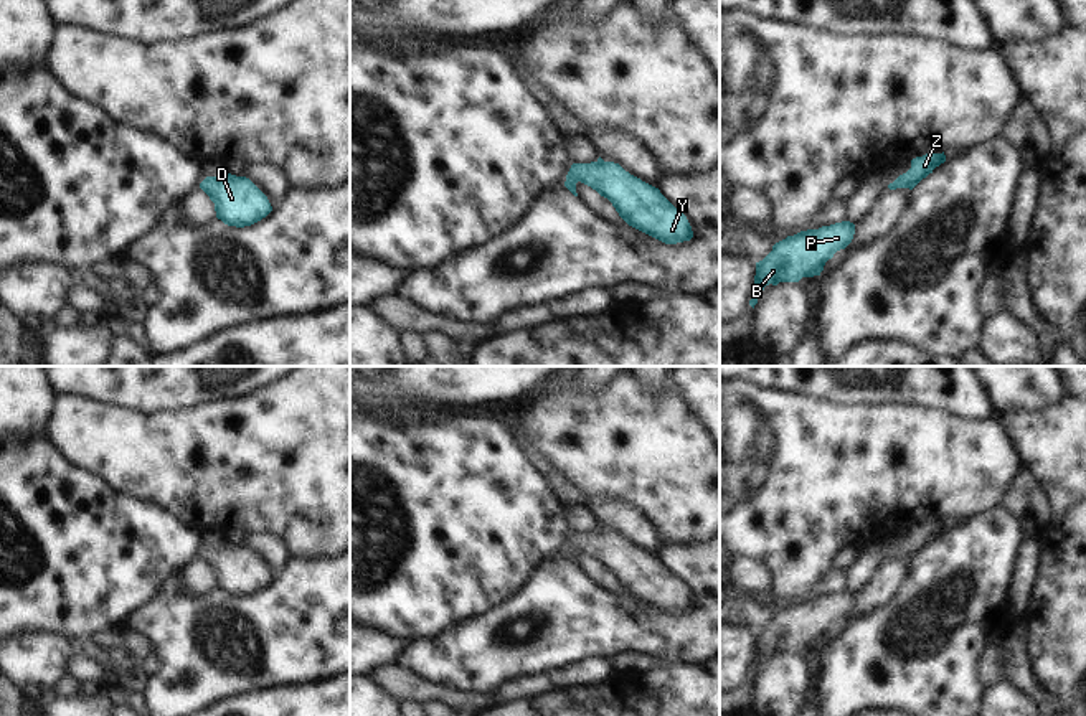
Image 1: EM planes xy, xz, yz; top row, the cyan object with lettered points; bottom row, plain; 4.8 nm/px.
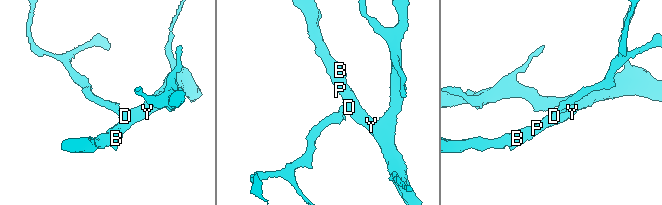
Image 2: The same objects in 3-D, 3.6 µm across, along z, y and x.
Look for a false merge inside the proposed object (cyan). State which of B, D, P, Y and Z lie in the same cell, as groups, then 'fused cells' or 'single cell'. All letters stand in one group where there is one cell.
groups B D P Y Z; single cell

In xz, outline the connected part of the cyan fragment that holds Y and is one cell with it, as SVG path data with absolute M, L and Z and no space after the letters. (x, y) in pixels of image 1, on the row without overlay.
M601 526L591 533L573 533L564 556L574 566L578 551L607 568L629 596L665 614L693 607L687 586L660 559L630 544L619 533L604 531Z

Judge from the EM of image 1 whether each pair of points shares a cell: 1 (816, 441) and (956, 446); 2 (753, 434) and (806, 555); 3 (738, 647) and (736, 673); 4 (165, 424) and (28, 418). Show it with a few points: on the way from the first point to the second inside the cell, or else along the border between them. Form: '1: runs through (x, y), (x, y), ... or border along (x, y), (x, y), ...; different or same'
1: runs through (850, 441), (895, 441), (905, 446), (921, 446); same
2: runs through (755, 464), (794, 504), (796, 525); same
3: runs through (736, 654), (736, 667); same
4: border along (56, 396), (45, 436); different

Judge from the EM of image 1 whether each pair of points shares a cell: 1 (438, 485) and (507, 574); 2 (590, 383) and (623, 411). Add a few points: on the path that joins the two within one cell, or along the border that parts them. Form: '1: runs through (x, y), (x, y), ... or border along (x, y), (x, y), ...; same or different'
1: runs through (439, 507), (486, 553); same
2: border along (606, 383), (593, 395), (580, 395), (573, 388); different

